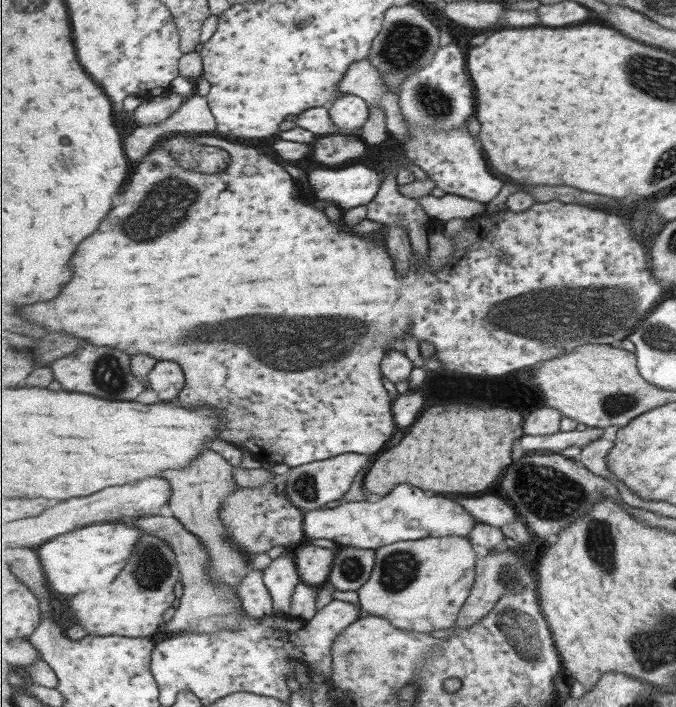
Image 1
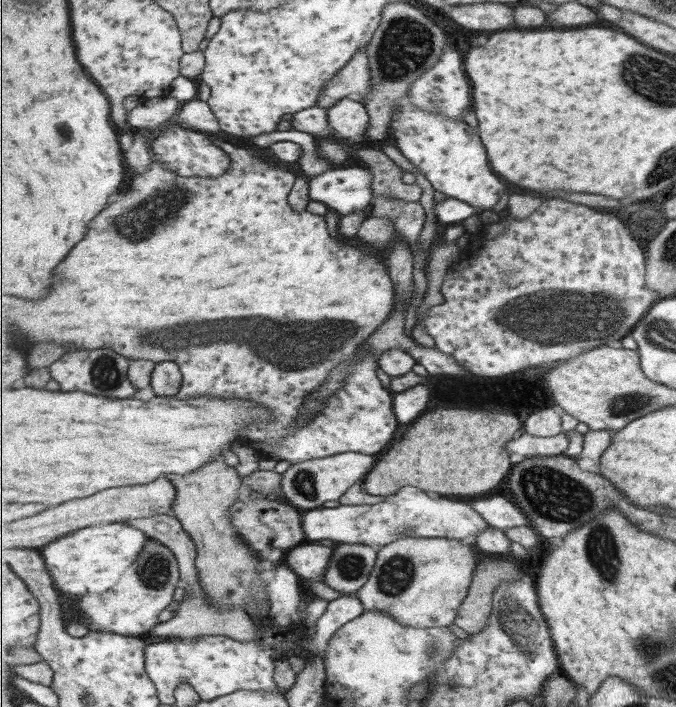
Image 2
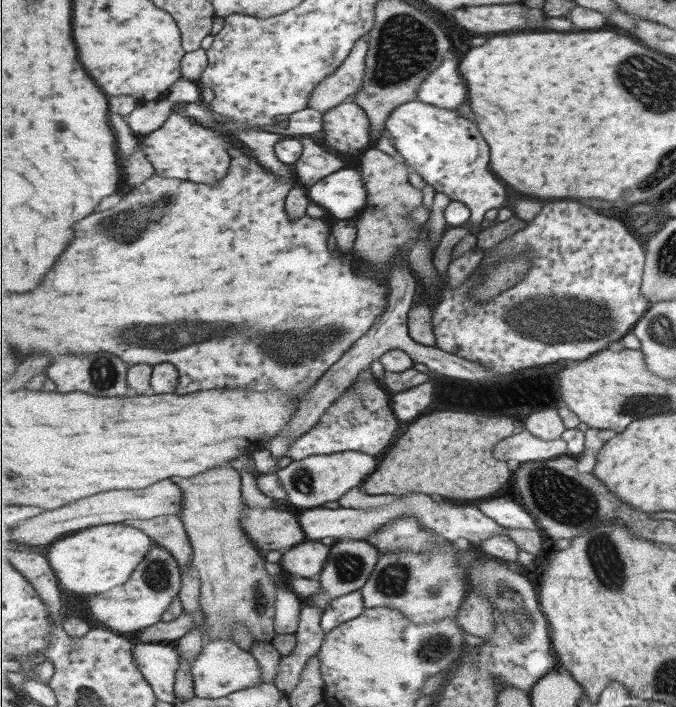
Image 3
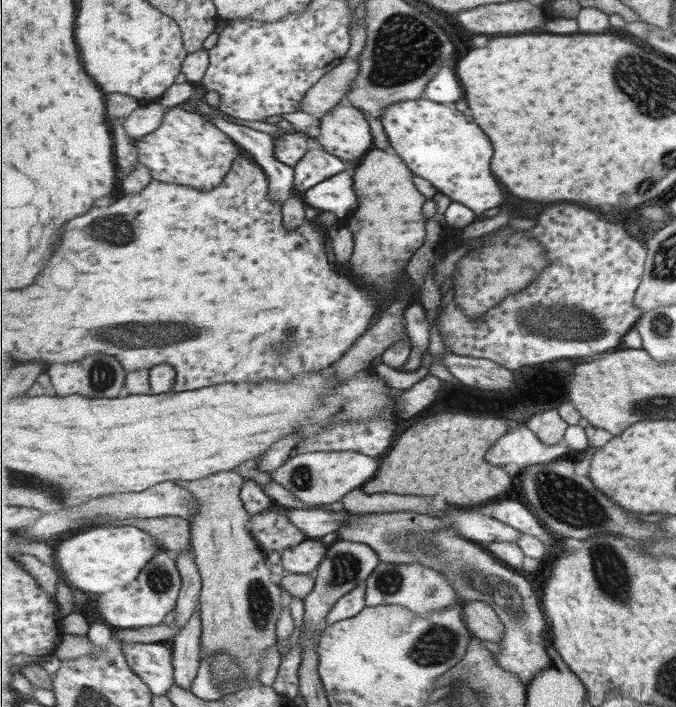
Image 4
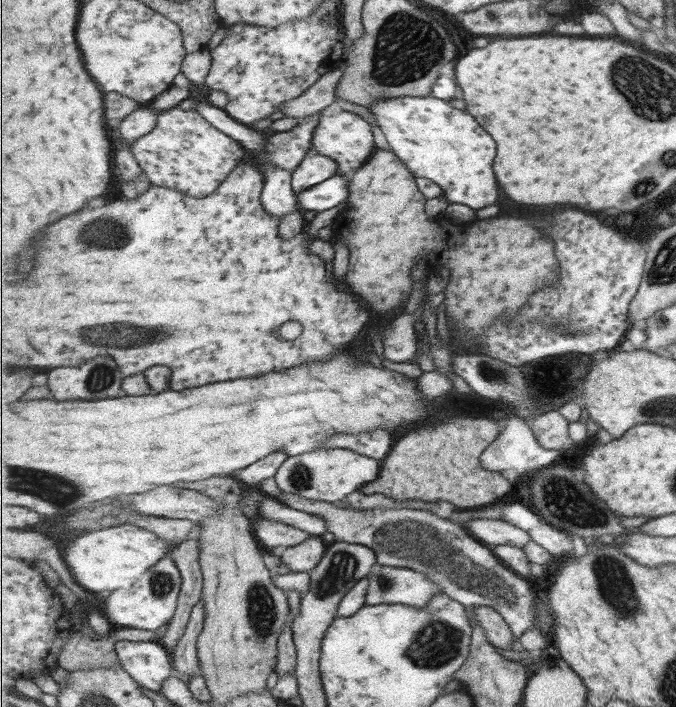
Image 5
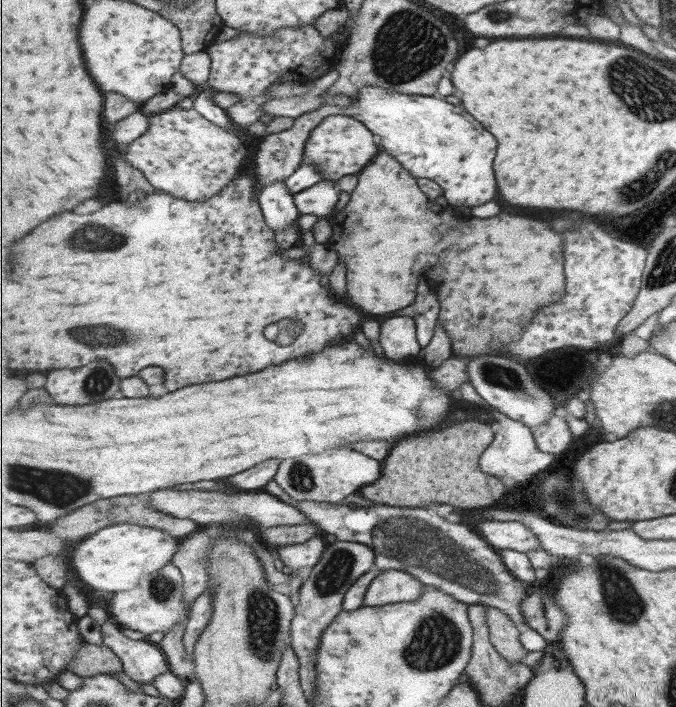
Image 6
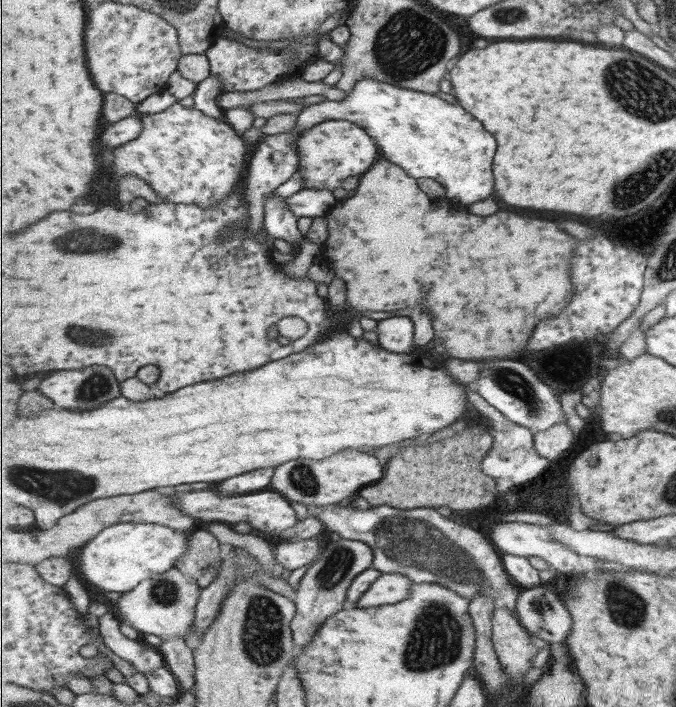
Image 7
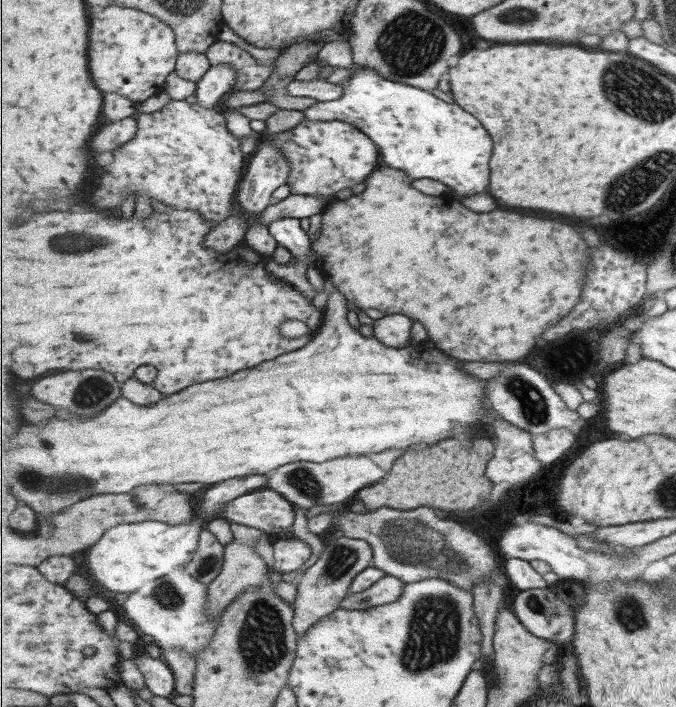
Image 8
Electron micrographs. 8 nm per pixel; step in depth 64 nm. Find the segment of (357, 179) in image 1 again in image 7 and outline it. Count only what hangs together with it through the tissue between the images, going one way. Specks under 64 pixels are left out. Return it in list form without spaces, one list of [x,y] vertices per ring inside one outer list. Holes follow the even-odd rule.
[[[309,187],[286,198],[285,201],[297,217],[325,218],[329,211],[340,205],[340,201],[335,198],[332,190],[309,189]]]

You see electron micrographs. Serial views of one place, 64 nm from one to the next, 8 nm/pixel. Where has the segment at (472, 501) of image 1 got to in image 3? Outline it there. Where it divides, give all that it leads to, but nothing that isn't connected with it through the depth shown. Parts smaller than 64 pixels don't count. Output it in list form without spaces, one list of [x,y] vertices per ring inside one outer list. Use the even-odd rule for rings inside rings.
[[[495,498],[495,500],[485,500],[485,502],[475,502],[479,510],[495,519],[505,528],[516,529],[540,529],[536,518],[525,510],[525,507],[518,501],[509,498]]]

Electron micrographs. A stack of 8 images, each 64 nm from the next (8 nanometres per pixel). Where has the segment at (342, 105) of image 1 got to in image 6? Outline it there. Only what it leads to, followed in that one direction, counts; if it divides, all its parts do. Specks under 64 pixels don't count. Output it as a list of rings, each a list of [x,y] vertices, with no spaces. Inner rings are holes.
[[[331,115],[321,122],[309,136],[305,144],[305,159],[313,161],[319,171],[323,171],[325,180],[337,181],[347,174],[363,172],[378,156],[381,147],[375,144],[373,133],[365,123],[351,115]]]

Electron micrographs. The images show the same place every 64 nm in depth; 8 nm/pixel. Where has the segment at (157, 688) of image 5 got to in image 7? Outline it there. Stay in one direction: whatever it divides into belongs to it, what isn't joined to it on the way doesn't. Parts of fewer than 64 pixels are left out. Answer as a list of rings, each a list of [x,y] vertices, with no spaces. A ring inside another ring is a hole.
[[[107,612],[99,618],[99,633],[104,644],[117,656],[131,662],[137,672],[147,674],[166,665],[164,656],[158,647],[149,645],[142,639],[131,639],[122,631],[122,623],[118,617]]]

